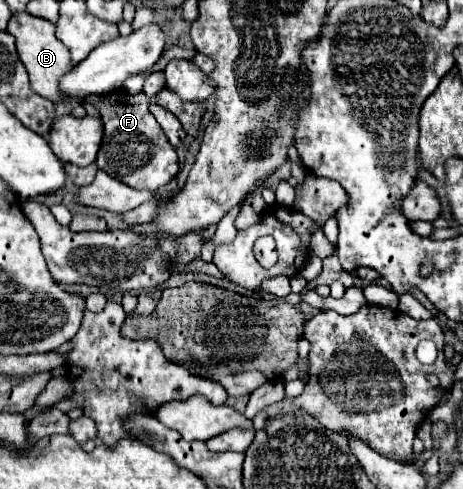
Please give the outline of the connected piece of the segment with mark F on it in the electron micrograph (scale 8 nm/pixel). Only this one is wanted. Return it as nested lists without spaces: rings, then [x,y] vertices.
[[[109,93],[109,95],[89,97],[87,101],[97,105],[105,125],[103,145],[95,161],[101,171],[123,181],[133,189],[149,189],[153,193],[165,187],[177,175],[179,159],[175,147],[167,141],[163,129],[151,115],[149,97],[145,93],[137,93],[137,95]]]

